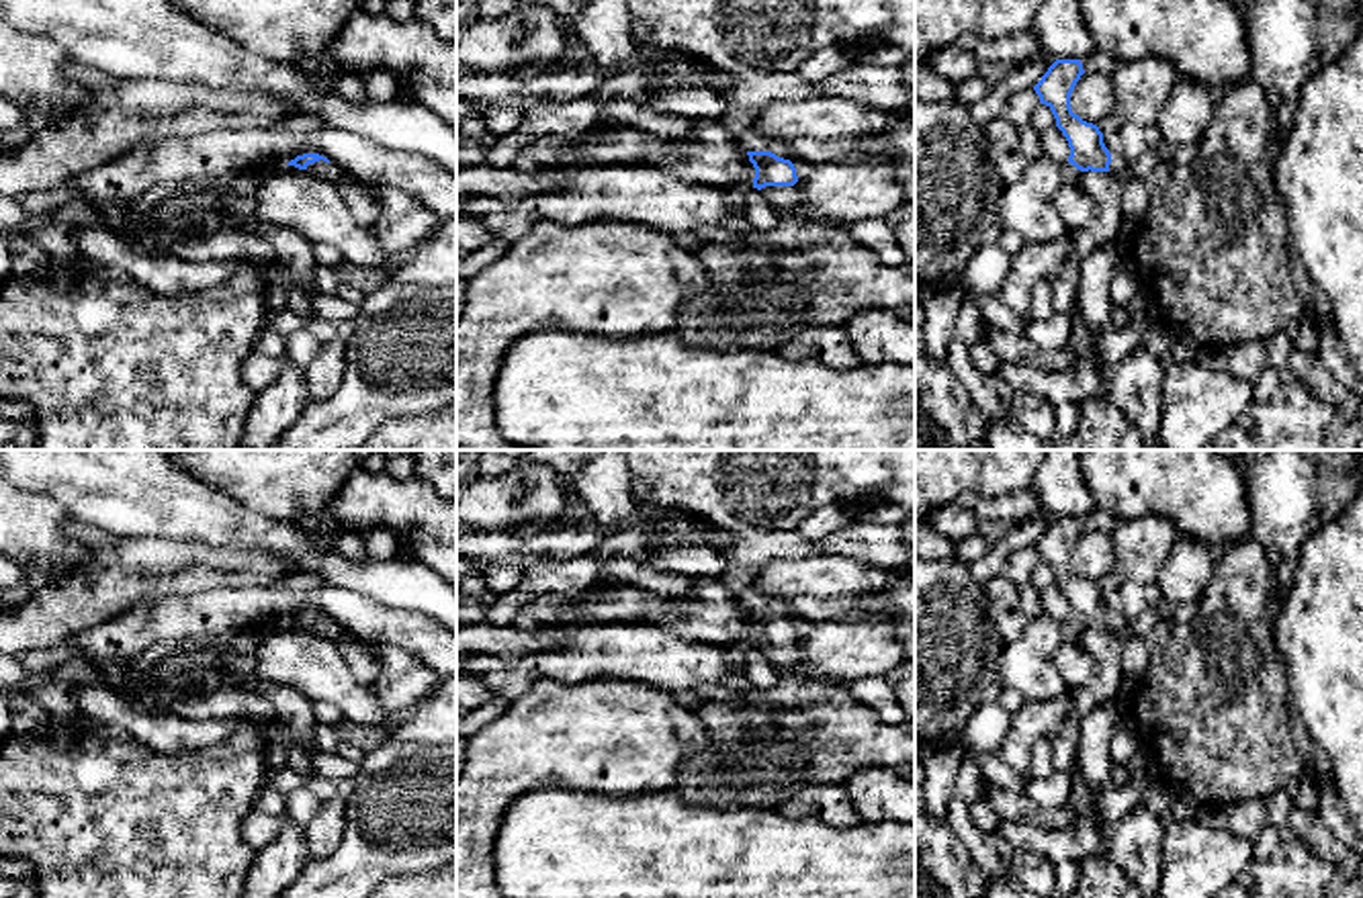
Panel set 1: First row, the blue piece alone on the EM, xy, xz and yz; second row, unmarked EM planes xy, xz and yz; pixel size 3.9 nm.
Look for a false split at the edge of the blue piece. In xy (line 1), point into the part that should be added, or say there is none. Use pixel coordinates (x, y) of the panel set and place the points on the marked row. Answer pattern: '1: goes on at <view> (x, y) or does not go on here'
1: goes on at xy (332, 172)

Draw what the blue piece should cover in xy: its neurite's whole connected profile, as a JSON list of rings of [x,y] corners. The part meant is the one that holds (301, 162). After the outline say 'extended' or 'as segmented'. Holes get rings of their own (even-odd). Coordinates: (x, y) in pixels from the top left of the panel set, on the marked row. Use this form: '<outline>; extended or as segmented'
[[[319,153],[297,155],[287,166],[295,166],[299,170],[309,170],[309,172],[329,180],[332,184],[340,184],[340,182],[362,184],[370,192],[370,196],[375,200],[379,200],[379,194],[377,194],[379,186],[366,184],[366,182],[350,176],[348,172],[344,172],[342,168],[338,168],[334,162],[329,162],[327,158],[323,158]]]; extended

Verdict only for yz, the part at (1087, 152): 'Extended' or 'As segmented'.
Extended

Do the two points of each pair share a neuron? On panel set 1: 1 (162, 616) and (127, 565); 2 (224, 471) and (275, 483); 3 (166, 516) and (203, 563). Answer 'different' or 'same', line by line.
1: different
2: same
3: different

